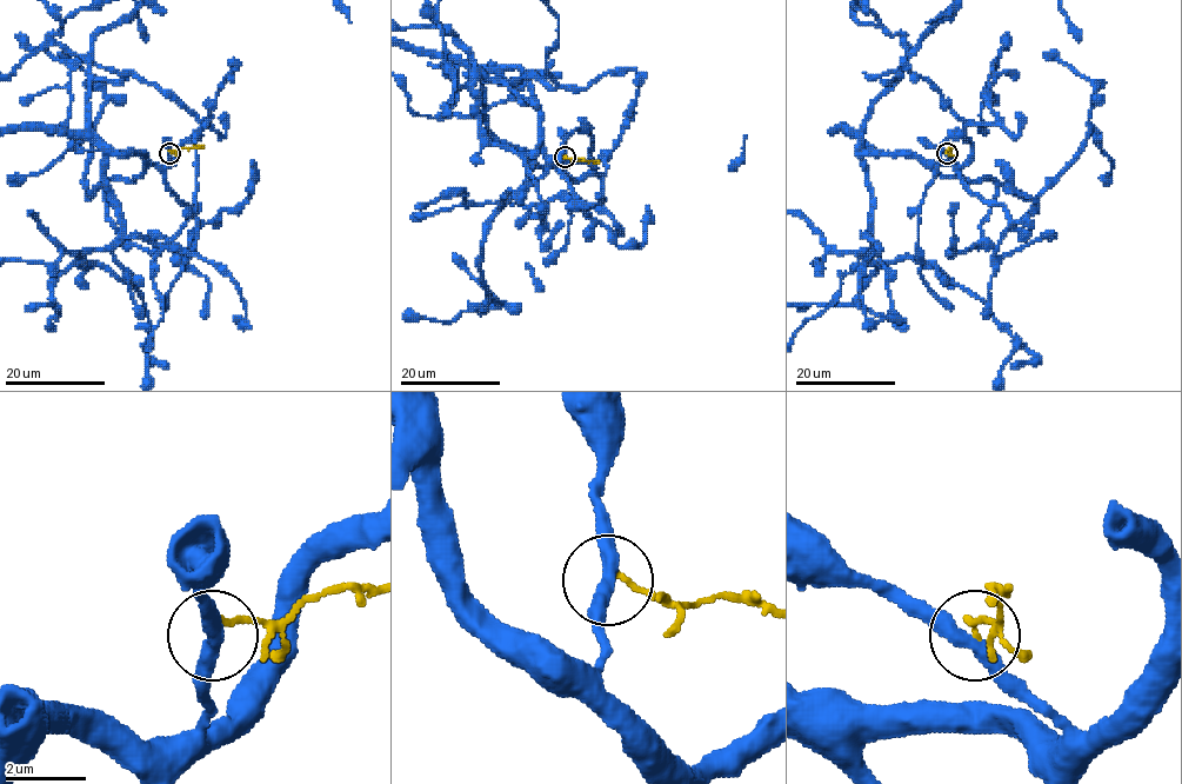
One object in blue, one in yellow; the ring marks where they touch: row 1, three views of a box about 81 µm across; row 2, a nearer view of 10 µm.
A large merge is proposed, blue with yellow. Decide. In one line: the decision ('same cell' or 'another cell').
another cell

